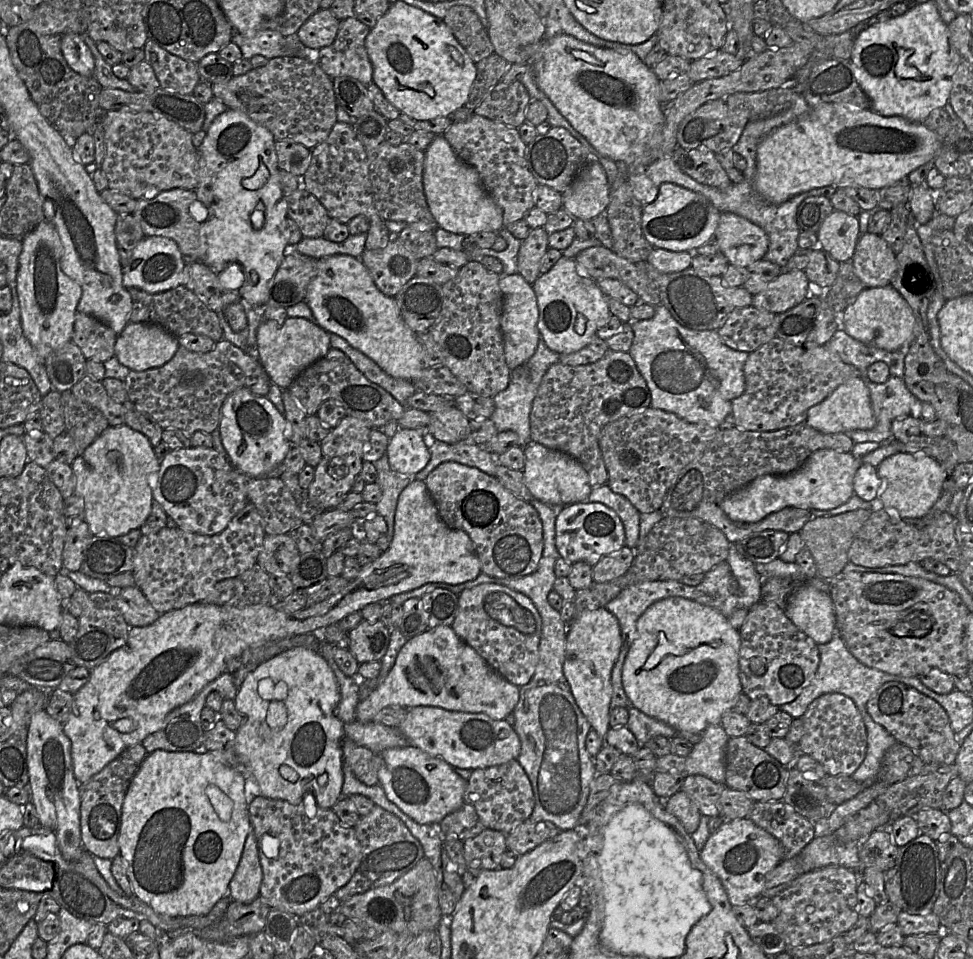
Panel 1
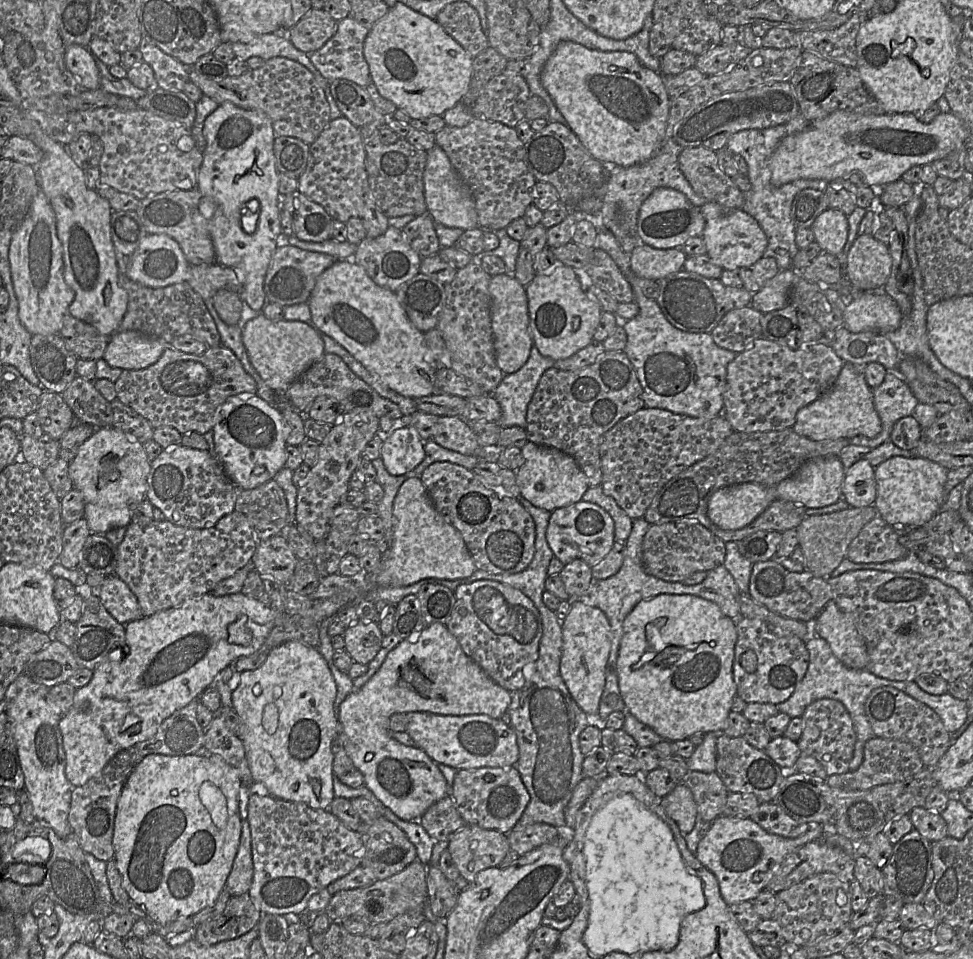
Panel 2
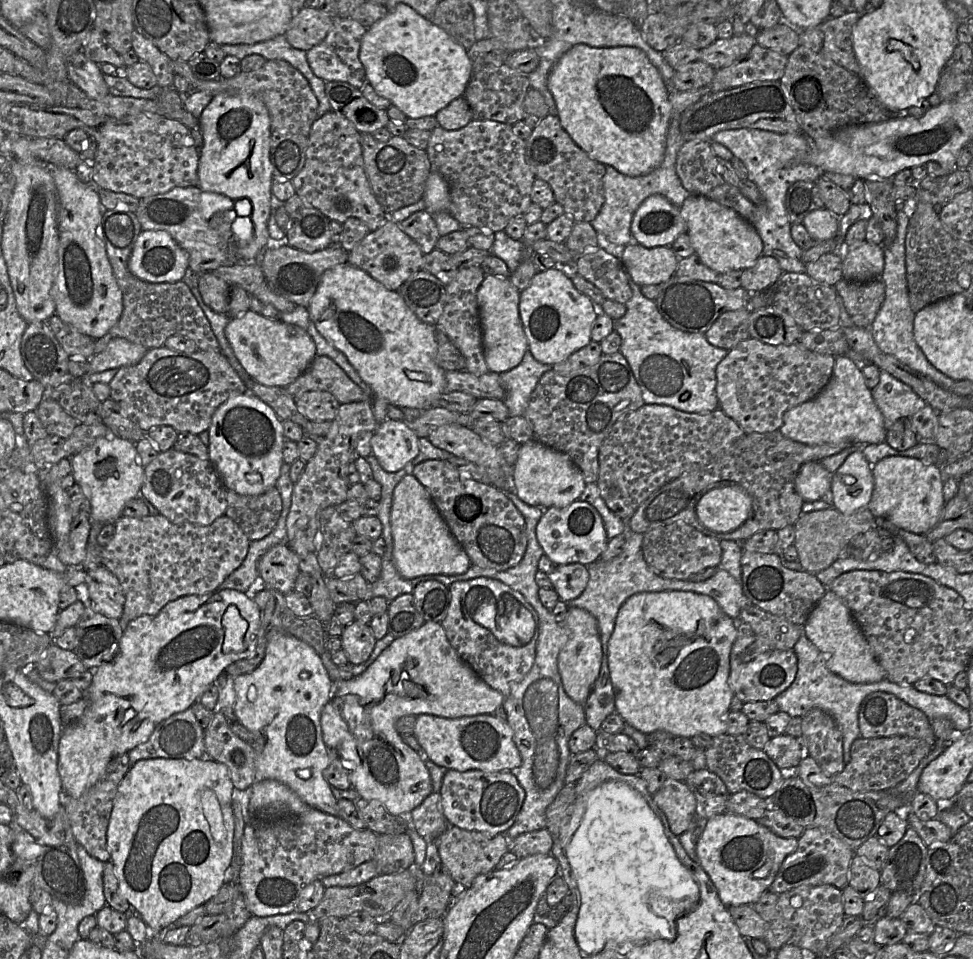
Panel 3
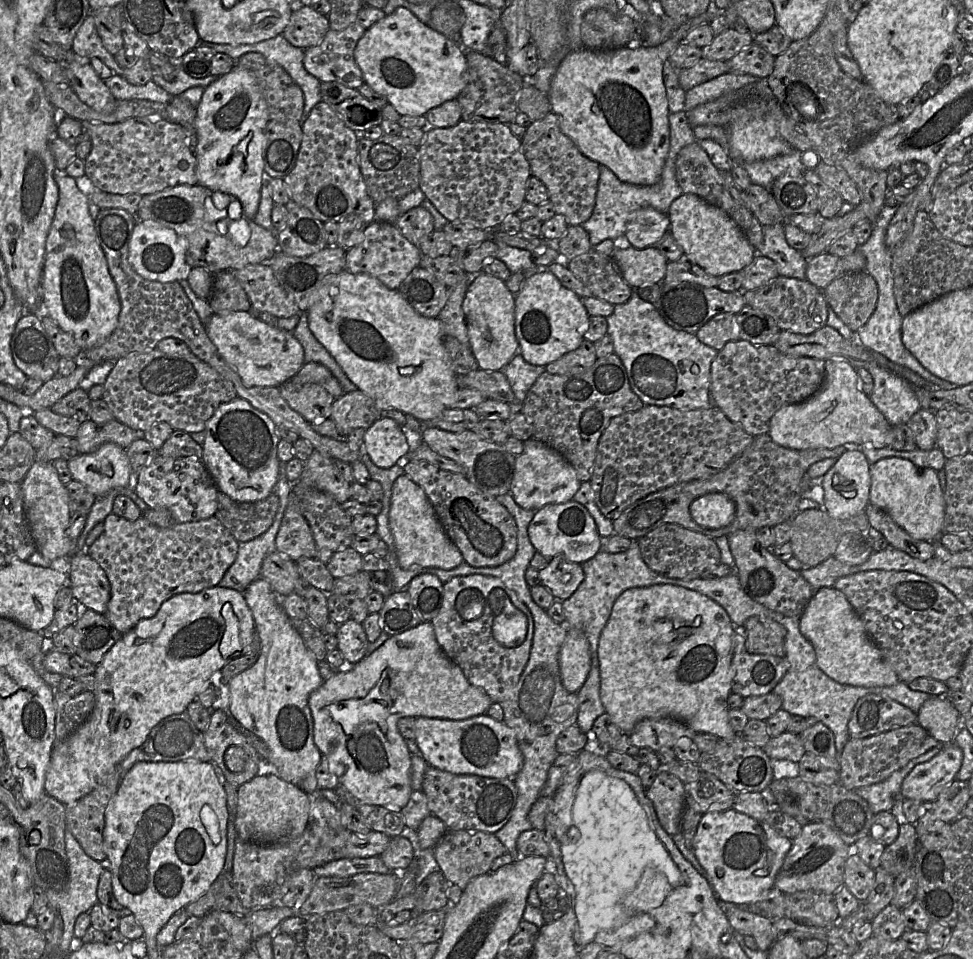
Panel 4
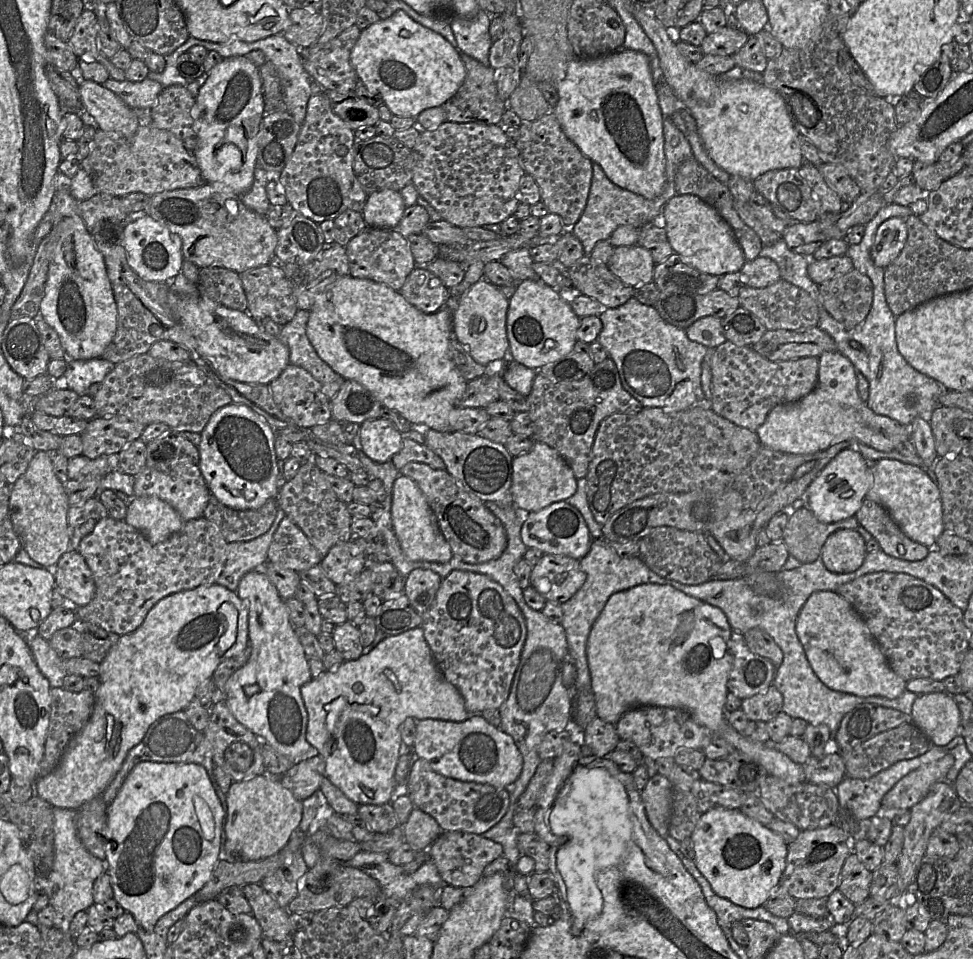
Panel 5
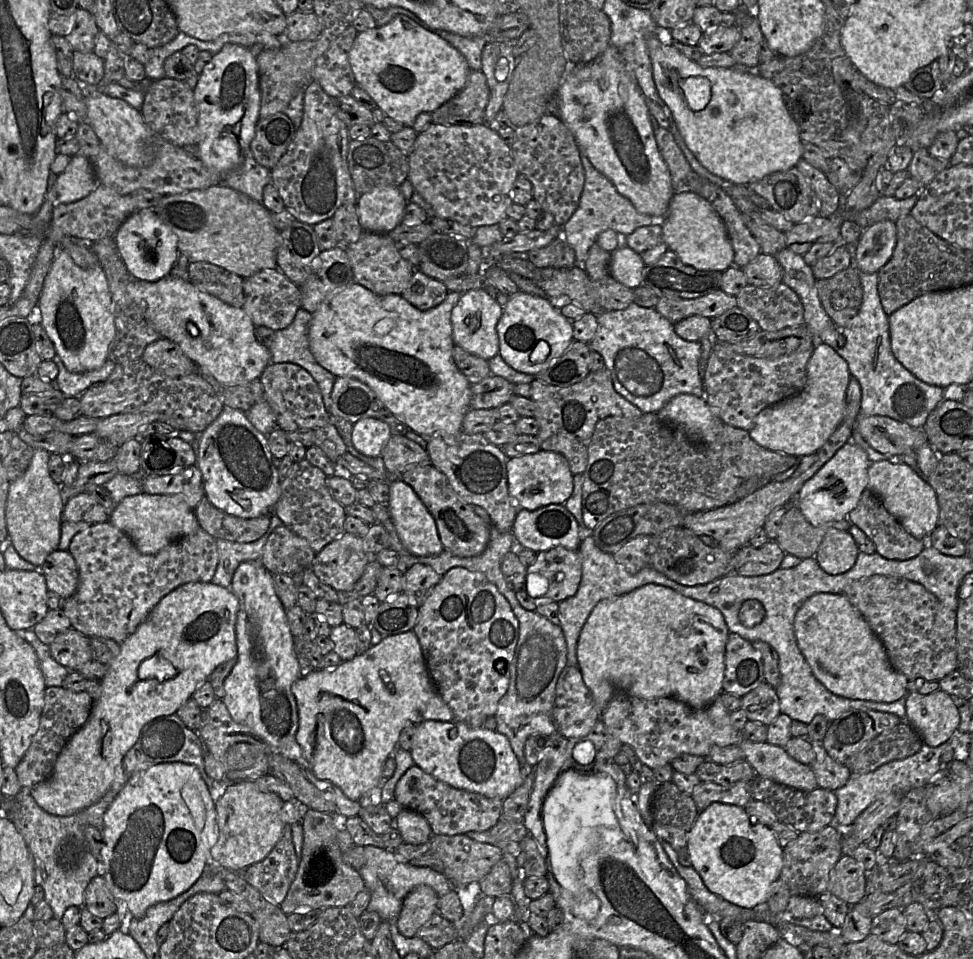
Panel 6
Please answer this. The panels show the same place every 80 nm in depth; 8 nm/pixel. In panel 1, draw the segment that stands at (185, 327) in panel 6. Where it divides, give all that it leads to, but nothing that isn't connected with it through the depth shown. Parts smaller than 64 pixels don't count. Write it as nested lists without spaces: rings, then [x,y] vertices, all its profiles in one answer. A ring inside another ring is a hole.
[[[288,317],[283,322],[263,320],[257,330],[257,358],[272,383],[287,389],[295,378],[331,349],[329,332],[305,318]]]

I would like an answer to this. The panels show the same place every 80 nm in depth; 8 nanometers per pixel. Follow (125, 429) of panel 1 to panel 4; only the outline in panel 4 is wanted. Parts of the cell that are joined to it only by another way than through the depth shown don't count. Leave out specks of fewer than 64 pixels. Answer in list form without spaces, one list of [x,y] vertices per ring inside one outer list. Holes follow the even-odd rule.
[[[105,443],[95,452],[79,454],[68,461],[73,480],[84,484],[95,497],[114,489],[131,487],[135,490],[133,473],[126,449],[114,443]]]

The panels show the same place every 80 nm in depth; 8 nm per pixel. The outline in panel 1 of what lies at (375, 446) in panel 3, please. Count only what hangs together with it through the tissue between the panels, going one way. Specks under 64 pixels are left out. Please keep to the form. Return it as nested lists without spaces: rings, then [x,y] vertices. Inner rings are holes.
[[[399,428],[389,440],[386,454],[393,471],[402,474],[416,474],[430,461],[430,451],[423,436],[416,430]]]

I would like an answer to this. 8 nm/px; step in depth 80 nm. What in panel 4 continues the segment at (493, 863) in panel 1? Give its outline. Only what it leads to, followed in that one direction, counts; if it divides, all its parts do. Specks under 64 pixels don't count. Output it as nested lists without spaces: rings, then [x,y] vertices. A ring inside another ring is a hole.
[[[448,830],[433,848],[440,871],[450,884],[465,889],[469,882],[490,872],[493,861],[507,853],[503,843],[492,833],[469,830]]]

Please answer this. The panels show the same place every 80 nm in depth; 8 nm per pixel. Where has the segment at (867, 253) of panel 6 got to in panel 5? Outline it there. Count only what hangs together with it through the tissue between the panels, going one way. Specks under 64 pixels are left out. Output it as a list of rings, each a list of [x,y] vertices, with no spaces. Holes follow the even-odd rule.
[[[891,217],[877,229],[871,248],[871,258],[876,266],[886,268],[900,254],[907,240],[905,218]]]

